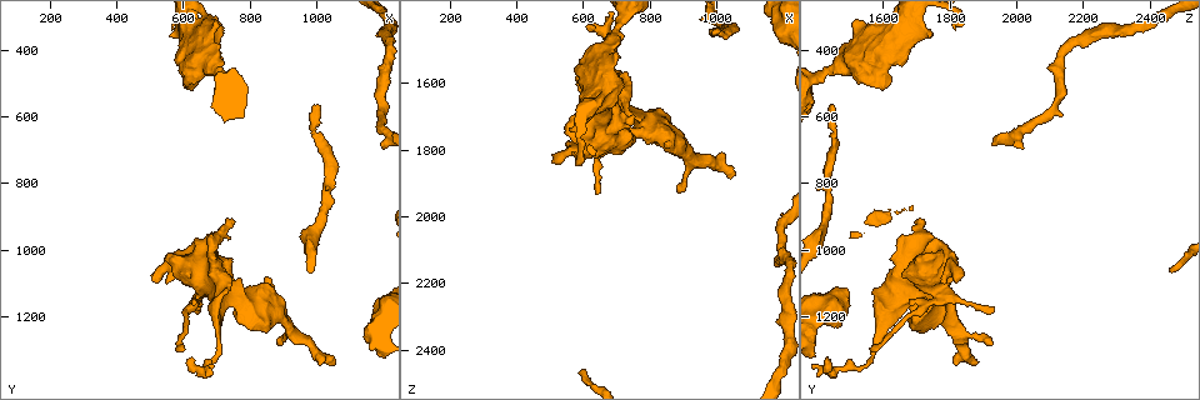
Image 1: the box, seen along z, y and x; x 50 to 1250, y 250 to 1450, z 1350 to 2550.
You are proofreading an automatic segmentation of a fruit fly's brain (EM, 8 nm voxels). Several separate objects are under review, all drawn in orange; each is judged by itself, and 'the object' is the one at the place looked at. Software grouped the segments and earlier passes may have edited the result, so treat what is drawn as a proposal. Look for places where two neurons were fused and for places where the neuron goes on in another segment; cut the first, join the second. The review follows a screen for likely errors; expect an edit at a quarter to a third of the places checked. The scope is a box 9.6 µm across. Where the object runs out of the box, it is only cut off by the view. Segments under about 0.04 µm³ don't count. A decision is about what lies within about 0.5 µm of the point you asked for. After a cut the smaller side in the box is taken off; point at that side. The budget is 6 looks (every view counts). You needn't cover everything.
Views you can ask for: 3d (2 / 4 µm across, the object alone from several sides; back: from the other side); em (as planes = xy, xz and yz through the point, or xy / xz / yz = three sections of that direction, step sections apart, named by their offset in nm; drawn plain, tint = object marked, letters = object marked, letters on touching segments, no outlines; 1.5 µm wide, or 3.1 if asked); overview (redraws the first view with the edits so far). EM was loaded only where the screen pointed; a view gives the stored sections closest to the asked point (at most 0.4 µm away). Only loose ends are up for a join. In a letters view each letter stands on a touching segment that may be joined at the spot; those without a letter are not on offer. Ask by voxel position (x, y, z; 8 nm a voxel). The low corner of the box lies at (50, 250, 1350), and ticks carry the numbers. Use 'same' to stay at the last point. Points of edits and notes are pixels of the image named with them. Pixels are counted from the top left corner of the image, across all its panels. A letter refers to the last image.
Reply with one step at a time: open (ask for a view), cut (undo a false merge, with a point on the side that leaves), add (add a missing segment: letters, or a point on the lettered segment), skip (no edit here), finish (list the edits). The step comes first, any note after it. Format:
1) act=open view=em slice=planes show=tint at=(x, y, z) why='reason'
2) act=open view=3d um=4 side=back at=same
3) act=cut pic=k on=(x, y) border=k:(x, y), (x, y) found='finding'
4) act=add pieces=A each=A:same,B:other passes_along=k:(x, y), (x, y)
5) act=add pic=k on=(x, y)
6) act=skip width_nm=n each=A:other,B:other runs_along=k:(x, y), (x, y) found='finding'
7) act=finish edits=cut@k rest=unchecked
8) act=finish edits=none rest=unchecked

act=open view=em slice=xy step=4 show=tint at=(700, 470, 1430) why='abrupt turn'

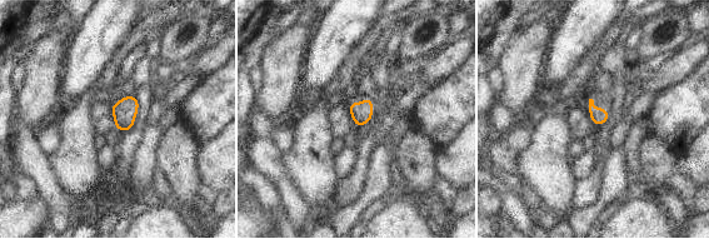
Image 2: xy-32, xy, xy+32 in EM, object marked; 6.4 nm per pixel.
act=open view=em slice=planes show=letters at=same why='another direction'

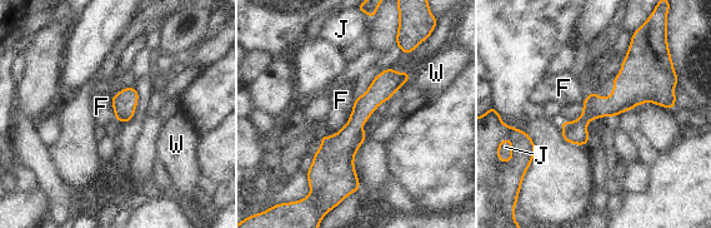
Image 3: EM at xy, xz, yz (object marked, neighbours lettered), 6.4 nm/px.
act=skip width_nm=150 each=F:other,J:other,W:other runs_along=3:(406, 75), (355, 122), (350, 186) found='continuous, no second neuron'

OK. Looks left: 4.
act=open view=3d um=4 at=(1000, 560, 1450) why='branch stops here'

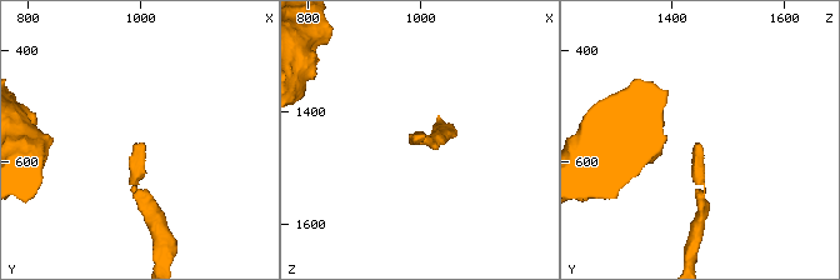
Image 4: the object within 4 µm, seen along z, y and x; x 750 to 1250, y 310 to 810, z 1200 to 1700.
act=open view=em slice=planes show=letters at=(1005, 565, 1445)

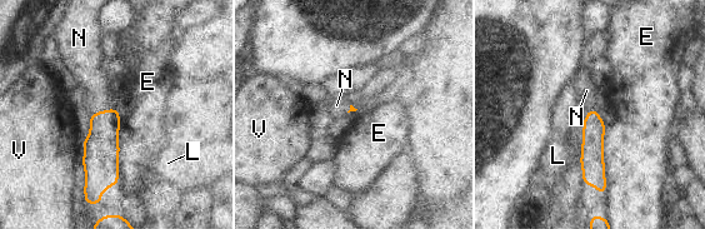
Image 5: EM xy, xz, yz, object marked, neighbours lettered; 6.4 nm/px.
act=add pieces=N each=E:other,L:other,N:same,V:other passes_along=5:(101, 149), (101, 111), (91, 79) found='the neuron continues'

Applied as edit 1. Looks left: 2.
act=finish edits=add@5 rest=unchecked

